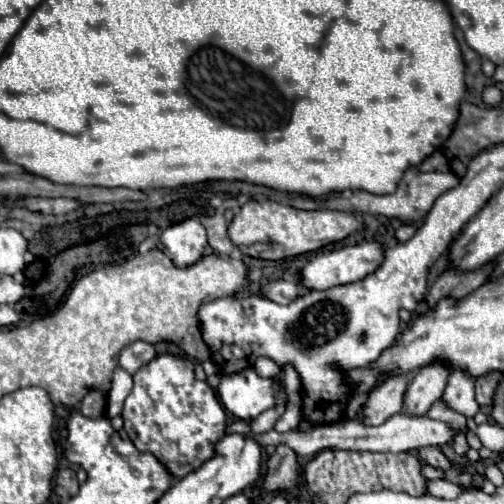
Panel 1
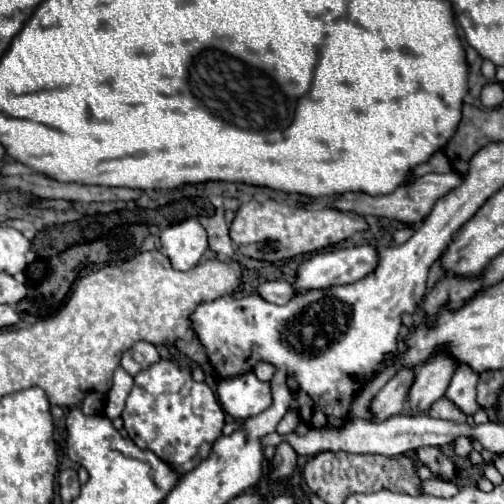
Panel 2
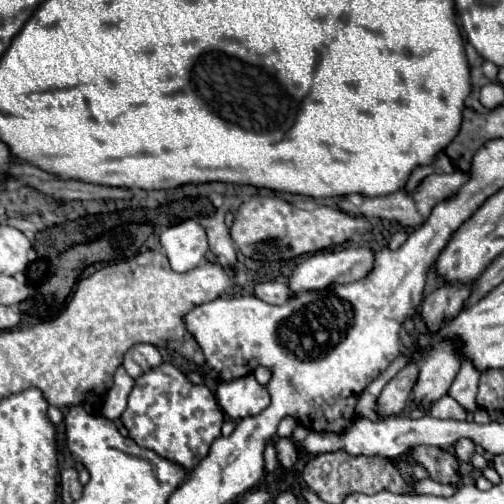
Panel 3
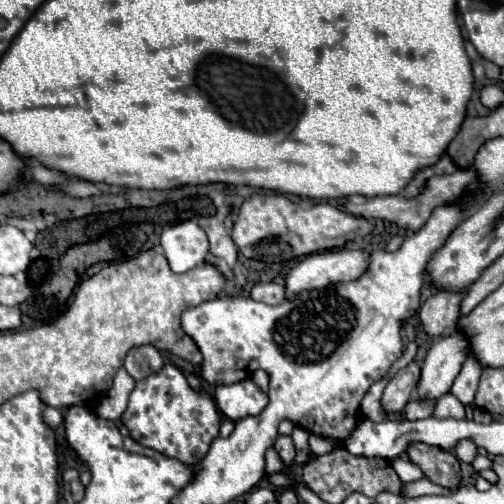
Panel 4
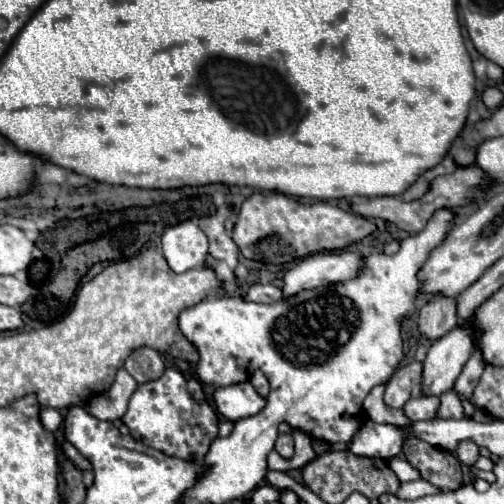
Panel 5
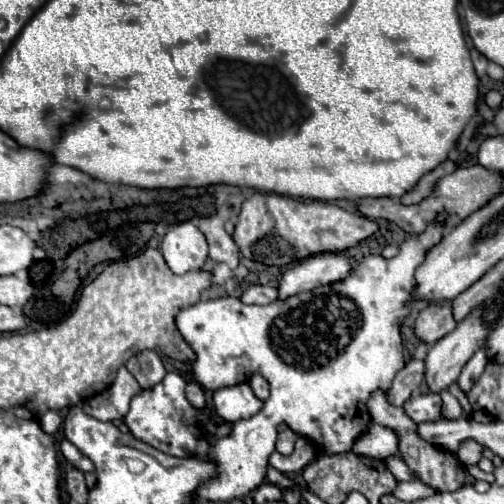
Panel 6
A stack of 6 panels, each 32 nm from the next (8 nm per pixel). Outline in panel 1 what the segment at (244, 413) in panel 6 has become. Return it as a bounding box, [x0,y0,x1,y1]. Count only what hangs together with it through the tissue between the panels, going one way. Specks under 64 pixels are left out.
[218,368,280,420]

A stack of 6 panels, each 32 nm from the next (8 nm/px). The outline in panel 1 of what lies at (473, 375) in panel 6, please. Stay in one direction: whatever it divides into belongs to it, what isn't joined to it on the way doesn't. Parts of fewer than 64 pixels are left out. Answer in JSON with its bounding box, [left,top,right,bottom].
[442,372,478,418]

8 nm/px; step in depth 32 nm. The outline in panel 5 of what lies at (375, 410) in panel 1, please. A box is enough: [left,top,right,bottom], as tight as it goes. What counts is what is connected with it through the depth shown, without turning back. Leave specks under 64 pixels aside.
[384,360,422,408]

